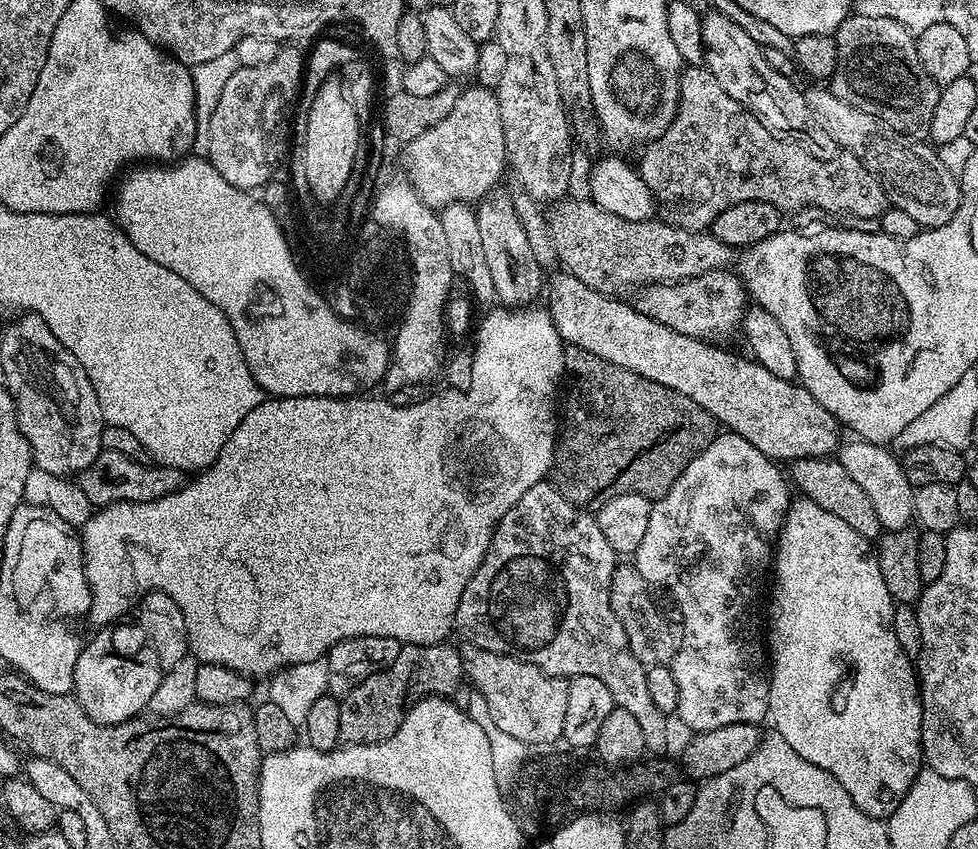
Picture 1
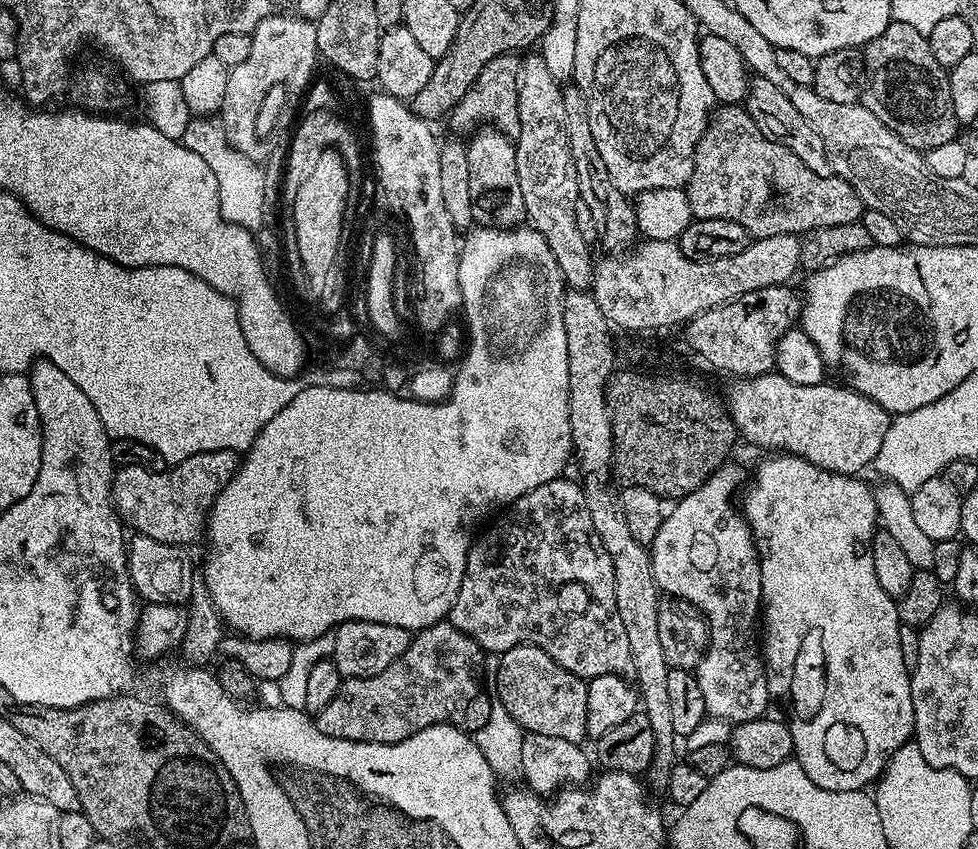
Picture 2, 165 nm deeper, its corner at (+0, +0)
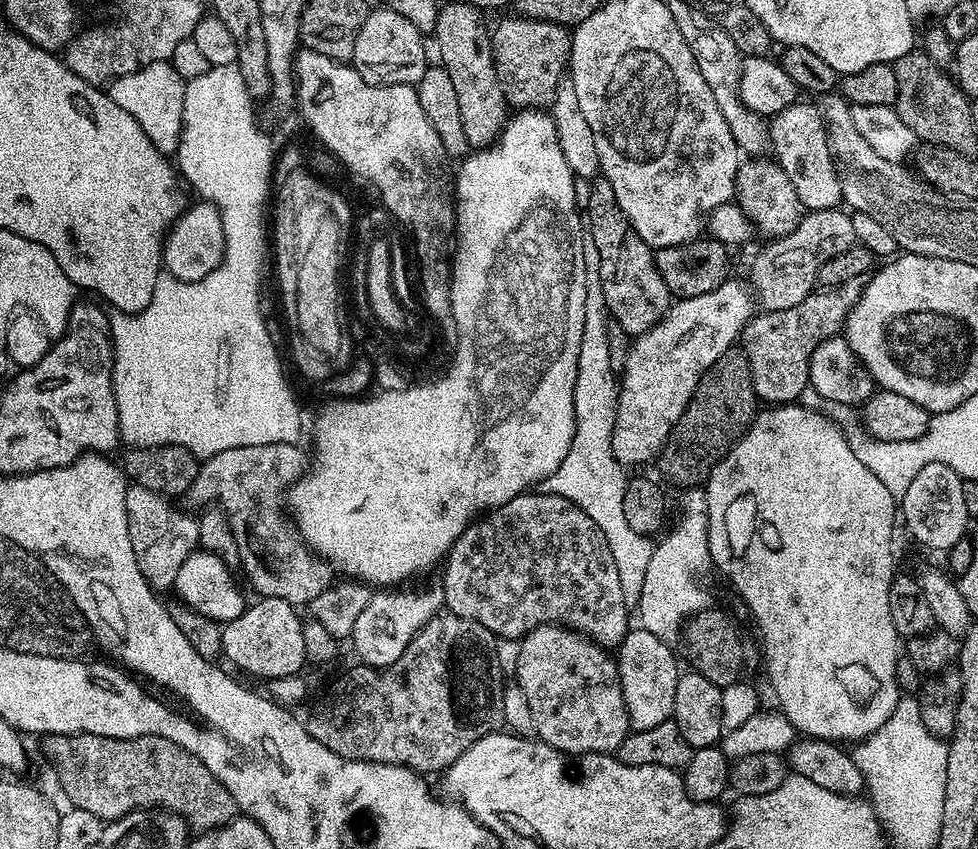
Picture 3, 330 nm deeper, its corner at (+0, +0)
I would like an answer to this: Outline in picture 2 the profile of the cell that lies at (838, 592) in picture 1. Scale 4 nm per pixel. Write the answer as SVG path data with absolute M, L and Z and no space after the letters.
M772 454L769 457L769 460L764 460L757 466L753 476L751 473L750 483L742 492L744 518L752 528L752 537L756 539L756 548L760 552L762 655L764 670L768 673L768 691L775 699L777 696L784 703L785 714L783 715L786 717L786 723L792 735L792 751L800 771L808 775L810 782L814 782L814 786L822 786L822 790L859 792L877 783L892 756L900 747L913 739L916 731L912 677L906 670L906 662L902 662L902 646L898 646L902 627L900 609L897 601L888 596L886 590L882 590L882 586L878 586L878 578L874 575L872 538L878 524L876 498L873 489L867 488L856 476L843 476L837 472L822 470L808 460L803 460L801 456Z

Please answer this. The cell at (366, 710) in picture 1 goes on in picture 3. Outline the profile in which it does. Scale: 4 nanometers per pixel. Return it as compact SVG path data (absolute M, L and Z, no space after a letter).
M447 610L437 612L406 646L398 662L385 668L355 666L344 672L328 688L328 693L306 716L308 733L326 750L334 750L347 760L365 760L379 764L406 766L421 774L443 773L478 738L504 728L502 673L496 663L497 637L486 626L470 618L458 618Z

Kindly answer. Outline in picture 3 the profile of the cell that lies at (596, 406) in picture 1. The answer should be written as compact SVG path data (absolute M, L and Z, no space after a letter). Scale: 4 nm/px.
M730 350L702 374L686 410L682 414L679 424L673 428L668 436L663 450L658 457L660 472L672 484L677 484L677 489L695 488L703 485L707 481L708 475L712 473L712 467L717 464L722 457L731 450L733 444L747 432L752 421L756 419L758 411L758 397L754 390L754 382L750 374L748 360L744 357L743 351Z

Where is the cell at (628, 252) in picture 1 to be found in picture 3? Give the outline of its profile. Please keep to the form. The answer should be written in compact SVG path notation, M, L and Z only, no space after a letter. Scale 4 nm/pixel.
M843 207L808 212L801 216L798 226L794 226L790 234L775 237L757 254L750 279L755 303L765 312L790 310L798 306L798 302L805 300L817 287L823 264L842 255L855 244L854 222Z

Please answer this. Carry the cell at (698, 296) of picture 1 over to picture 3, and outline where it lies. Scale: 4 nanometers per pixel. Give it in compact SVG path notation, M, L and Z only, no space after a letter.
M863 279L850 280L836 287L829 287L827 290L813 290L805 300L798 302L798 306L790 310L774 310L773 312L760 310L753 315L742 333L742 351L750 366L754 390L761 401L768 400L764 402L775 406L790 404L801 399L800 395L803 394L804 388L806 392L809 387L810 354L814 354L814 350L822 341L837 335L847 324L850 310L858 302L864 285Z

